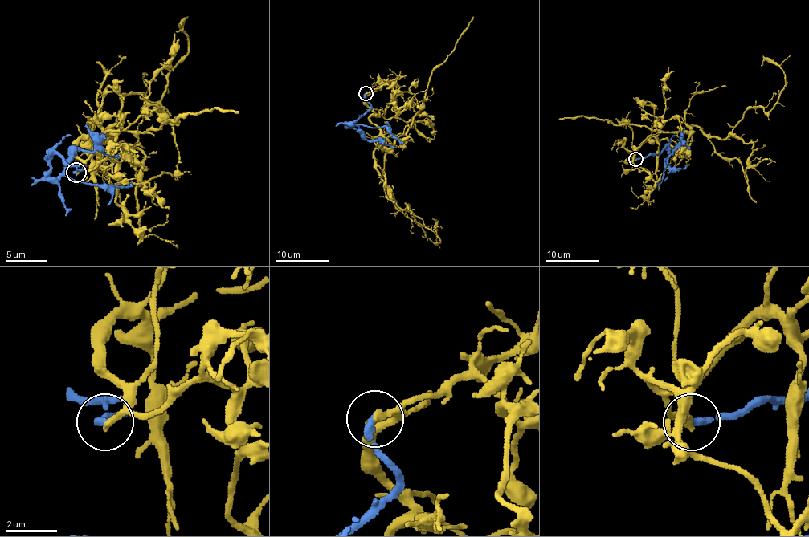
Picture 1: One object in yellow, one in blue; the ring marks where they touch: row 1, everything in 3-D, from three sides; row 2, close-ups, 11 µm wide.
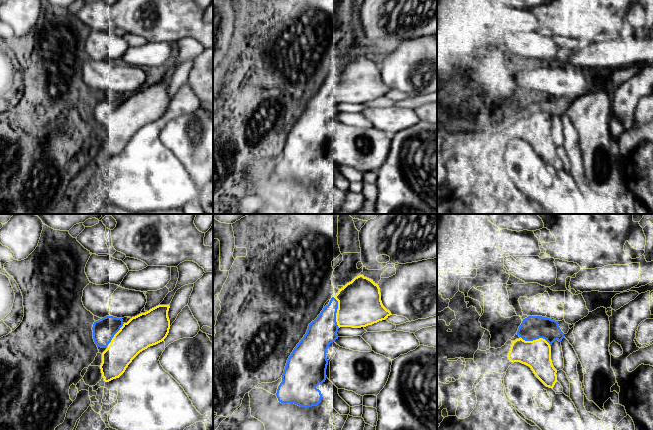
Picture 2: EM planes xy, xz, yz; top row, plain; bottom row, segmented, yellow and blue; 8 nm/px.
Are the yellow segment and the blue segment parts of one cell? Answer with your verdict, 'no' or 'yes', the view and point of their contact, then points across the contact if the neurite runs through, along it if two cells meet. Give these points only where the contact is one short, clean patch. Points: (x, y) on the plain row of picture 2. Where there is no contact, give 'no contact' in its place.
no | xz (337, 88)

